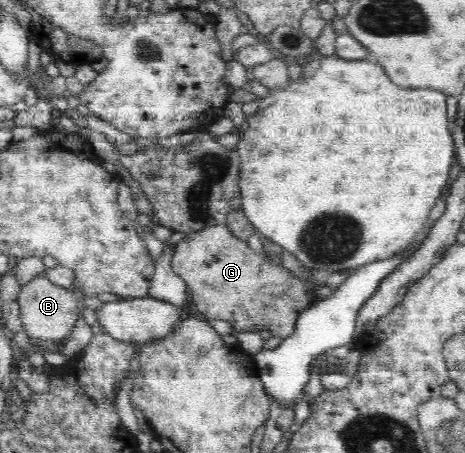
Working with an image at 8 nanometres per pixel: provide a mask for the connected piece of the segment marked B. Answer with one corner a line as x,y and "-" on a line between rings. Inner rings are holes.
45,271
36,275
20,289
17,301
22,327
28,337
33,337
33,339
49,339
61,344
68,339
78,320
79,304
74,292
69,288
51,283

